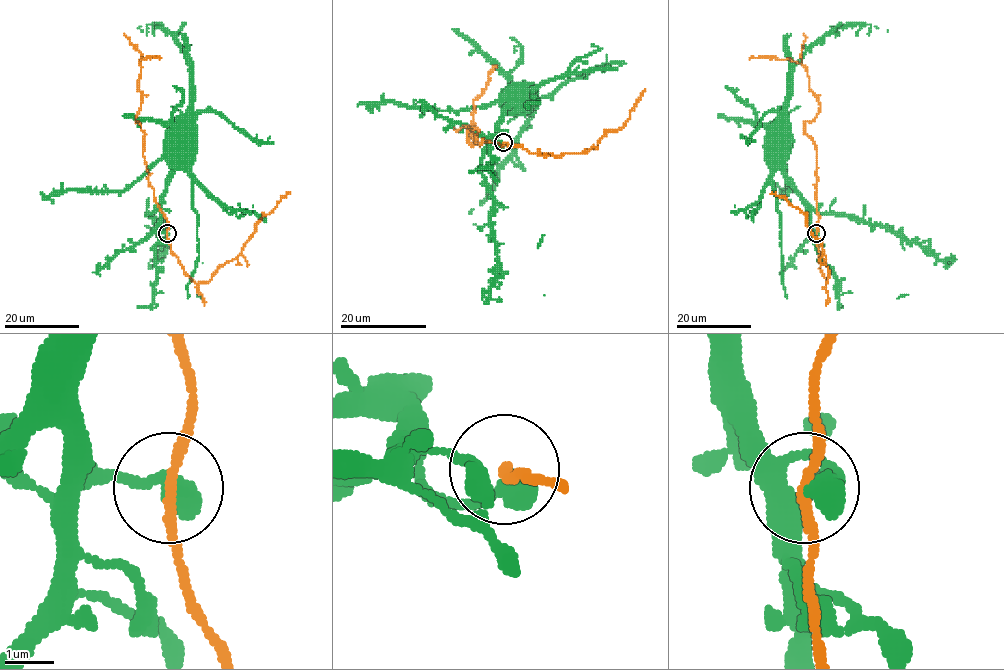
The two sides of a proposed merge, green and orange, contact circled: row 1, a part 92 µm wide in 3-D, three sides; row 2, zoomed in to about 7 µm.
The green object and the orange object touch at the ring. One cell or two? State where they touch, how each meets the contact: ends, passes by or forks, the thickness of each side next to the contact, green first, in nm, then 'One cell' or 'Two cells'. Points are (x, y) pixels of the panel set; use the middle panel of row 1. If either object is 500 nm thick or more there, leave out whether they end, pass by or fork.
Place: (503, 142). Thickness 550 nm (green) against 200 nm. One cell

